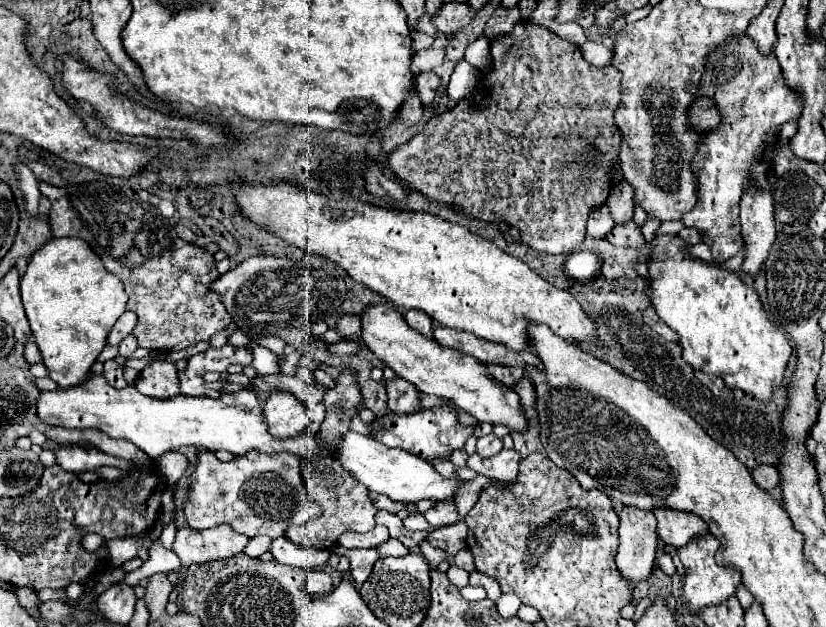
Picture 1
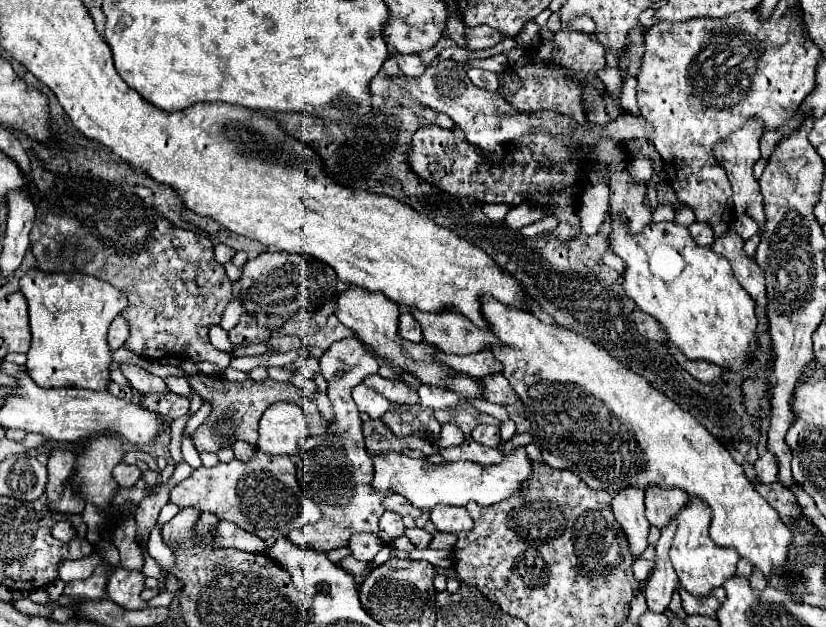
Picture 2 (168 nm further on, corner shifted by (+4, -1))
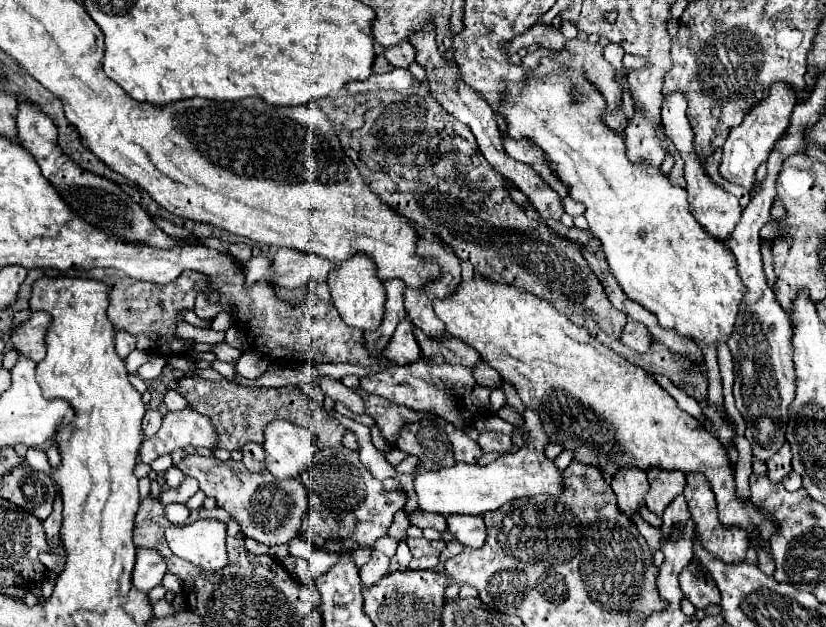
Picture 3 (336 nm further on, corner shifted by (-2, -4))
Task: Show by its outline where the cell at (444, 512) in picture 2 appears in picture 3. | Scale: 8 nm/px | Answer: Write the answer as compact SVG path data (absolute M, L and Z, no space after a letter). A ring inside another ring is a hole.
M449 516L447 530L465 546L481 548L485 542L485 522L477 516Z

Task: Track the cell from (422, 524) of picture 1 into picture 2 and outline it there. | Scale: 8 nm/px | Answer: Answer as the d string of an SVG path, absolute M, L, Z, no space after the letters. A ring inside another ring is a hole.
M413 527L413 529L407 529L405 535L411 539L411 543L415 543L419 549L425 549L431 541L431 533L427 533L425 529L419 529L419 527Z

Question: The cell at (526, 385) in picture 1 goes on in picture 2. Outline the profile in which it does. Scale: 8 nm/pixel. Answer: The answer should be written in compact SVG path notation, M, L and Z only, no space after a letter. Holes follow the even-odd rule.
M497 373L497 375L487 375L483 377L483 389L487 395L487 401L495 401L499 405L511 405L515 401L519 401L519 395L515 395L515 391L511 391L511 385L507 383L507 379Z

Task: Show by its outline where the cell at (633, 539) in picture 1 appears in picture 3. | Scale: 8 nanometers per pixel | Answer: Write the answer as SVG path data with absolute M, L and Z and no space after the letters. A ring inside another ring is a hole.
M621 470L617 472L617 478L613 478L611 488L617 496L619 510L623 514L639 512L639 504L645 500L645 494L649 490L649 482L643 470Z

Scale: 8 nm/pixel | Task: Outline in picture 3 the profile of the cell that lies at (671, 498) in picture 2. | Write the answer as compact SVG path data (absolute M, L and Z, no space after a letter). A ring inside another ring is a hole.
M647 470L647 480L649 490L645 504L659 516L663 514L667 504L685 488L685 474L681 474L679 470Z

